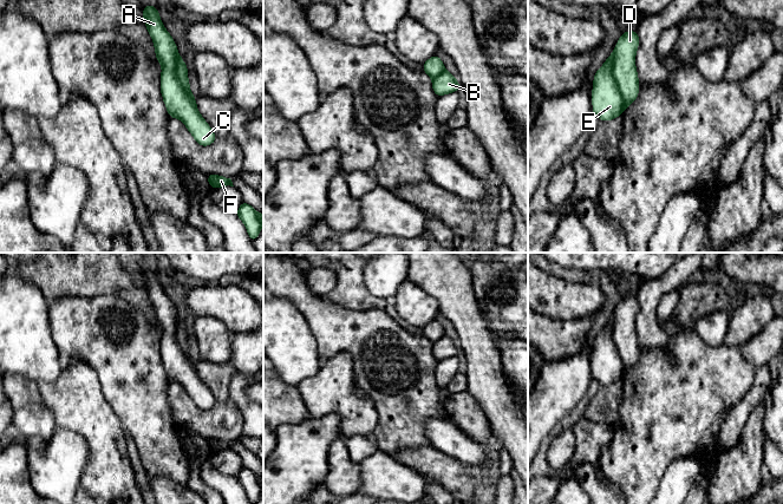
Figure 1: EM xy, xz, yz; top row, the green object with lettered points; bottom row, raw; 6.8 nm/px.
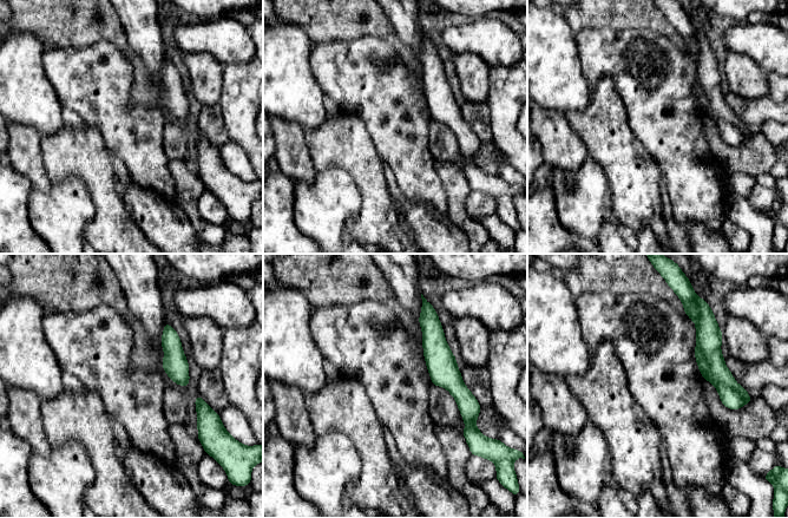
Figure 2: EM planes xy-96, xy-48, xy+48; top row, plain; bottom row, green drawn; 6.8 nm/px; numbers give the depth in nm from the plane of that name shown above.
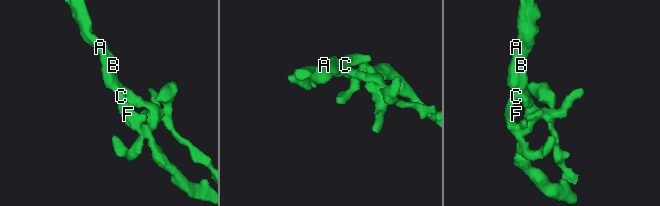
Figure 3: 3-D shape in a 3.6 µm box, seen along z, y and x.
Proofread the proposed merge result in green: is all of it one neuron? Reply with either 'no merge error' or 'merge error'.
merge error

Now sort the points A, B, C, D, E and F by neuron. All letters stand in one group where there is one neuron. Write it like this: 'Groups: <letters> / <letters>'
Groups: A C E F / B D

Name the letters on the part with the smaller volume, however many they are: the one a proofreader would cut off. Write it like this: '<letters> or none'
B, D

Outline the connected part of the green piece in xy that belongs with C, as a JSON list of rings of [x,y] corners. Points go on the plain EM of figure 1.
[[[145,270],[143,284],[154,305],[156,323],[162,329],[161,358],[170,382],[182,385],[198,410],[211,410],[217,401],[177,341],[177,310],[162,288],[157,271]]]

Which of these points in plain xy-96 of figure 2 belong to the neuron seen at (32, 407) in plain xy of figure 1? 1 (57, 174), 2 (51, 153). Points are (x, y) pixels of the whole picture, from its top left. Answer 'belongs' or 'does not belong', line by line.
1: does not belong
2: does not belong

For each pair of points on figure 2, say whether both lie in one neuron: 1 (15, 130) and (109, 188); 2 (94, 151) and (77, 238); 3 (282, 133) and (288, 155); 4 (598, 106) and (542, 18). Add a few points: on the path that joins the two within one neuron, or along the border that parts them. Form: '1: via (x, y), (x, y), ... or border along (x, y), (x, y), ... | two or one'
1: border along (41, 137), (41, 159), (47, 172) | two
2: border along (63, 178), (81, 179), (94, 216) | two
3: via (287, 138), (288, 150) | one
4: border along (590, 94), (590, 100), (582, 111), (569, 112) | two

